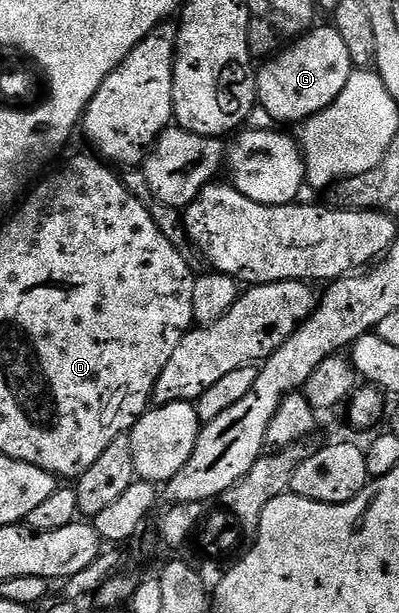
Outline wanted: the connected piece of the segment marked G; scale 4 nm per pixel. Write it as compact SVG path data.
M333 25L313 27L266 63L268 64L261 67L256 76L258 104L271 118L296 125L330 107L348 84L355 67L345 41Z

